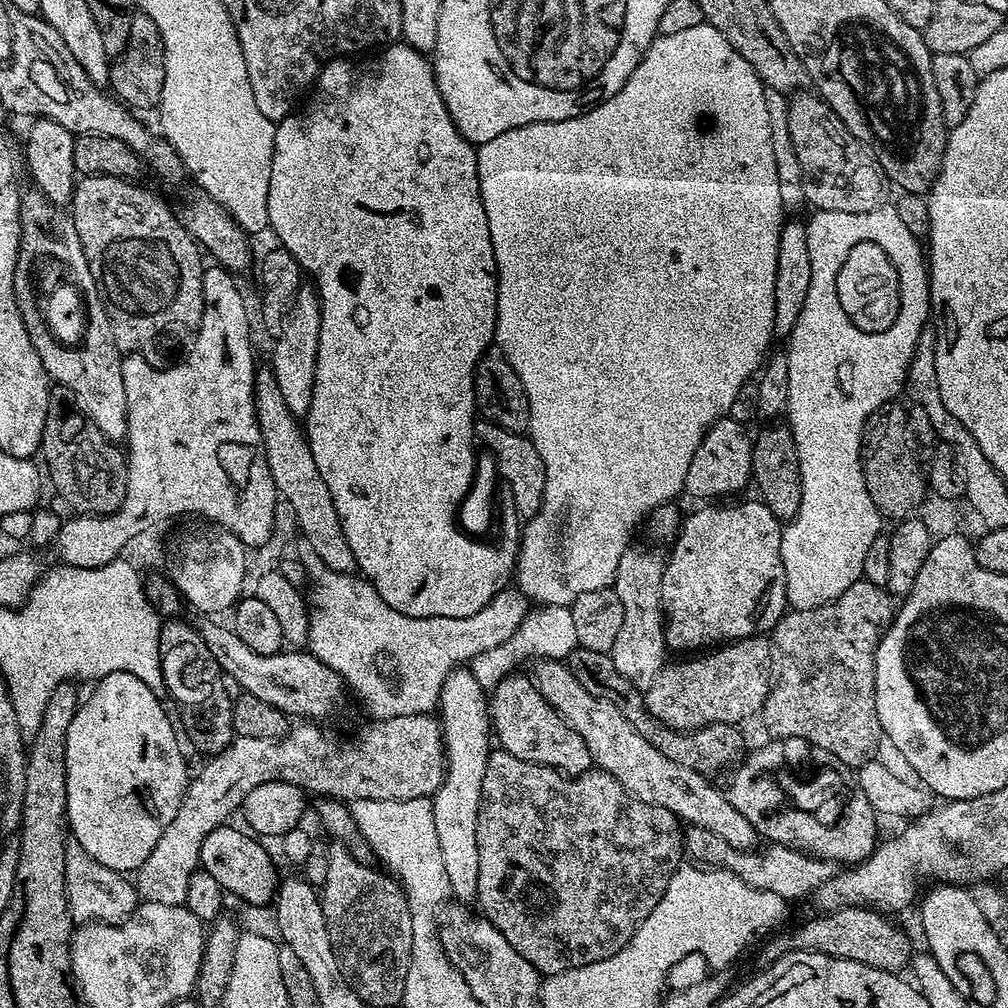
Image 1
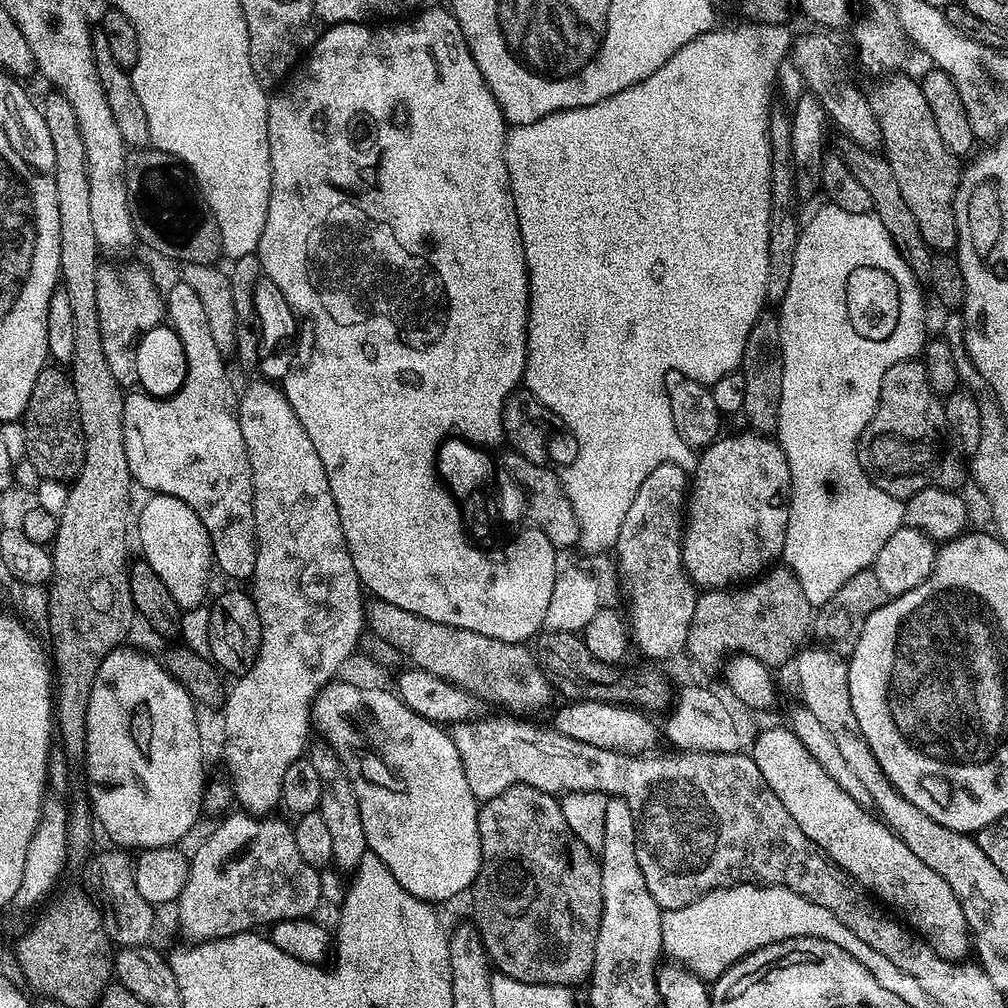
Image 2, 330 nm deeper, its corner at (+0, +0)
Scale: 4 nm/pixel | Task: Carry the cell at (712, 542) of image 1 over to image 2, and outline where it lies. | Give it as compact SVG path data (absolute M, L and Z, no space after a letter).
M747 431L741 436L721 435L703 449L690 484L682 541L684 570L704 590L751 581L784 550L792 491L790 466L771 435Z

